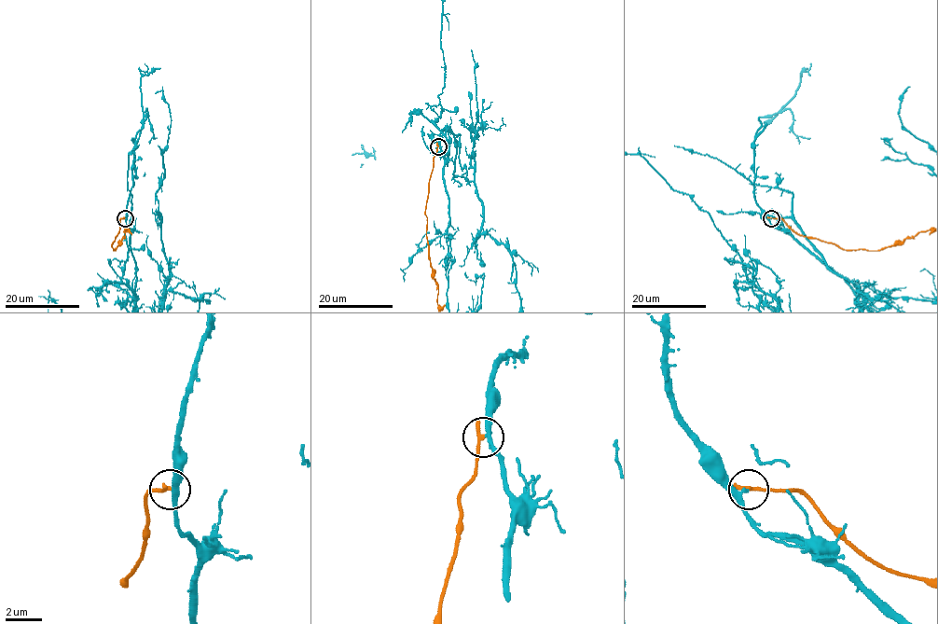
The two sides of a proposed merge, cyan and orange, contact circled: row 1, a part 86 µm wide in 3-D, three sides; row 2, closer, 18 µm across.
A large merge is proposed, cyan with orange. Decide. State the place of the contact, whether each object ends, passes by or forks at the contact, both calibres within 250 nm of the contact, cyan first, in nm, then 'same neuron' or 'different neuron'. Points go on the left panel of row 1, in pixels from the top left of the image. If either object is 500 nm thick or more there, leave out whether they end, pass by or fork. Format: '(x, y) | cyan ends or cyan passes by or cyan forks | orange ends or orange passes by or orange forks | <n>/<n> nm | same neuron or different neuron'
(125, 218) | cyan passes by | orange ends | 240/280 nm | different neuron

